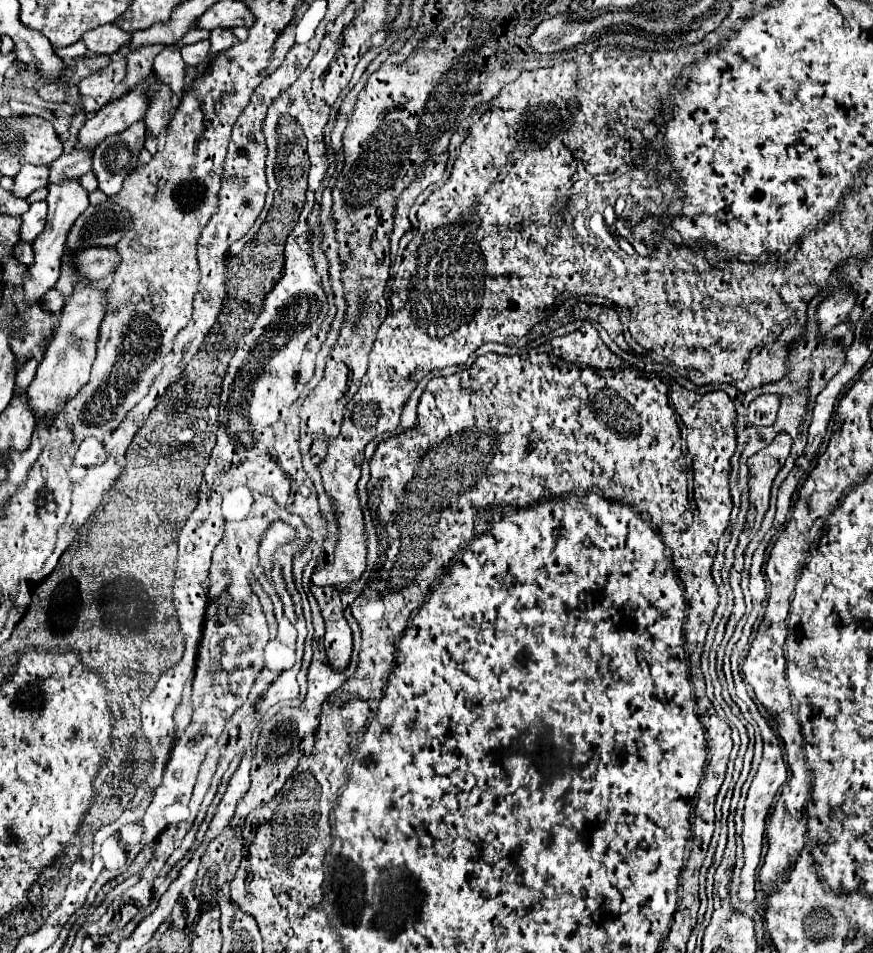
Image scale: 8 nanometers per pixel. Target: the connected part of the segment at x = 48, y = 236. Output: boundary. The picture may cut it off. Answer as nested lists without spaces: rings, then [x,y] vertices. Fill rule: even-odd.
[[[64,181],[62,185],[50,185],[48,187],[48,219],[46,219],[46,229],[40,233],[40,237],[32,243],[34,247],[34,265],[28,267],[30,277],[26,277],[24,283],[24,299],[30,303],[40,301],[48,289],[52,289],[60,277],[60,257],[64,255],[64,243],[66,243],[66,233],[70,231],[70,225],[84,213],[84,209],[90,205],[88,203],[88,191],[76,181]]]

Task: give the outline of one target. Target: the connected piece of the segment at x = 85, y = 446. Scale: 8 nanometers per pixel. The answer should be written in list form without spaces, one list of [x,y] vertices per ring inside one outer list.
[[[96,437],[84,439],[74,455],[74,465],[80,465],[80,467],[102,465],[104,461],[106,461],[106,451],[104,451],[104,445]]]

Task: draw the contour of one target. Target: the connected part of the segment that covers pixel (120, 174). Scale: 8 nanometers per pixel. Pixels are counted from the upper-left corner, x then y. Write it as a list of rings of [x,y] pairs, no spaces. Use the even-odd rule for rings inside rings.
[[[136,121],[126,131],[106,137],[94,149],[94,175],[98,179],[100,191],[106,195],[116,195],[122,189],[124,177],[136,167],[138,155],[146,141],[146,123]]]

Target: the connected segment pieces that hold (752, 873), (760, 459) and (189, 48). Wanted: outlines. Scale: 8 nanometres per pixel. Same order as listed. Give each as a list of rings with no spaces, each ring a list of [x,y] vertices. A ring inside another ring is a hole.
[[[738,691],[742,693],[742,699],[746,699],[744,703],[750,707],[750,713],[754,717],[754,721],[758,723],[760,731],[762,731],[762,737],[764,737],[764,755],[762,755],[762,761],[760,761],[760,767],[758,767],[758,773],[750,785],[750,791],[748,791],[748,799],[746,799],[746,807],[744,807],[744,829],[742,829],[742,843],[744,843],[744,867],[742,867],[742,883],[740,883],[740,889],[738,889],[738,899],[742,903],[750,903],[754,901],[756,897],[755,885],[756,885],[756,869],[760,865],[760,851],[762,851],[762,841],[764,841],[764,829],[766,829],[766,819],[768,819],[768,813],[772,809],[772,801],[778,793],[778,789],[786,783],[786,763],[784,763],[784,757],[782,757],[782,749],[780,749],[780,741],[778,737],[772,733],[772,729],[768,727],[768,723],[764,721],[764,717],[760,715],[758,707],[754,705],[754,701],[744,695],[744,691]]]
[[[780,433],[780,435],[776,435],[776,439],[768,447],[764,447],[762,451],[758,451],[756,455],[752,455],[748,459],[750,507],[748,507],[744,531],[750,535],[750,539],[760,529],[762,517],[768,511],[770,487],[772,487],[774,477],[778,475],[778,471],[786,463],[786,457],[790,453],[790,445],[792,445],[790,437],[786,433]]]
[[[198,41],[198,43],[192,43],[192,45],[184,45],[180,49],[182,53],[182,59],[186,65],[208,65],[214,57],[210,55],[210,41]]]

